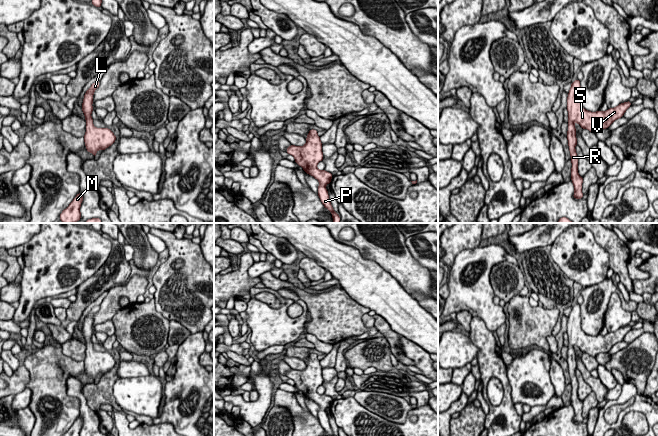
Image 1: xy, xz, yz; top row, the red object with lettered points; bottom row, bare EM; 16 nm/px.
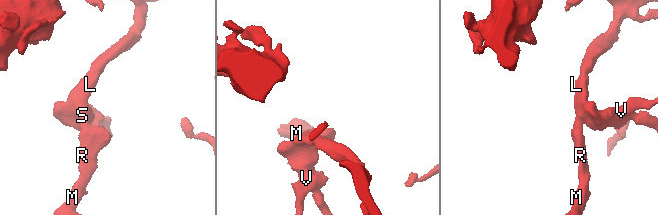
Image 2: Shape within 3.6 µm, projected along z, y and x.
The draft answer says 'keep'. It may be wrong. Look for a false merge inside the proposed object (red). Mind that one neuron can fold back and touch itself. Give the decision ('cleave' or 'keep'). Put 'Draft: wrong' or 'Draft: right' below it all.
keep
Draft: right

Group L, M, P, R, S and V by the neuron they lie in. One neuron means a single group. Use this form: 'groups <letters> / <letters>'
groups L M P R S V

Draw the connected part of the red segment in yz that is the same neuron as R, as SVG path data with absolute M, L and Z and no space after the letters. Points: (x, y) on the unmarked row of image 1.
M575 304L571 308L571 312L567 321L568 334L568 356L567 364L569 375L571 379L571 404L574 409L575 416L573 421L575 423L583 422L582 407L583 401L578 398L578 380L575 374L577 369L576 352L574 347L577 346L582 353L587 353L595 357L599 353L607 353L618 342L623 341L625 335L631 330L630 325L619 328L615 332L610 332L605 336L601 334L597 336L590 336L585 334L581 329L581 310L580 304Z

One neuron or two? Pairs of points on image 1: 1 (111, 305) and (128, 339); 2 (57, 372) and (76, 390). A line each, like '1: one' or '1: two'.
1: two
2: two

